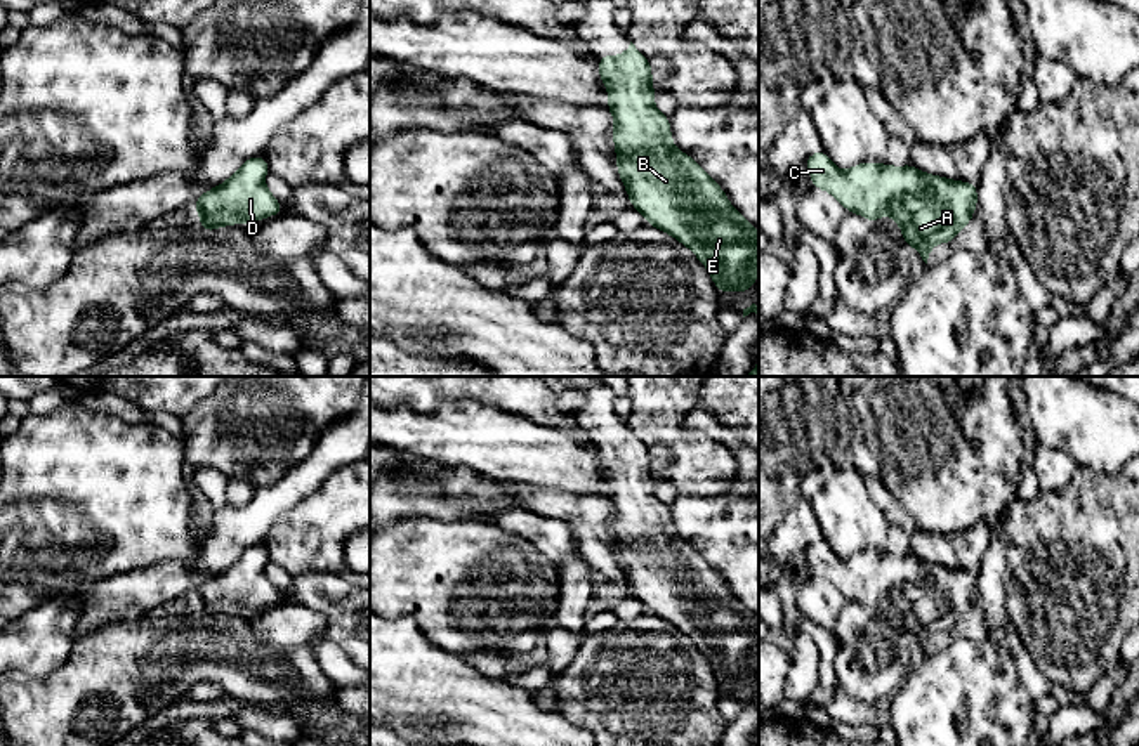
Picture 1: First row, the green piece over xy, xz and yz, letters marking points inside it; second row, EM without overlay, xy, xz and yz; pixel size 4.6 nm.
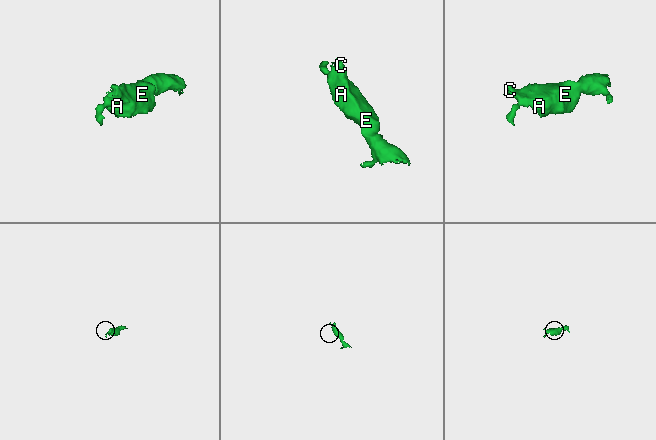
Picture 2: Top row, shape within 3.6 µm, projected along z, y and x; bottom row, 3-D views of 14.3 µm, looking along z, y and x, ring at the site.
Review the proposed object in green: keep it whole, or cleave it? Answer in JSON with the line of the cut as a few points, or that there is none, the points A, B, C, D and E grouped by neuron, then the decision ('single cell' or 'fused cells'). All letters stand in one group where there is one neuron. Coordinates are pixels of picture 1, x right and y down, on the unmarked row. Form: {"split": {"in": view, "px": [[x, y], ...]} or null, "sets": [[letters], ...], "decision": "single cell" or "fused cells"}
{"split": null, "sets": [["A", "B", "C", "D", "E"]], "decision": "single cell"}

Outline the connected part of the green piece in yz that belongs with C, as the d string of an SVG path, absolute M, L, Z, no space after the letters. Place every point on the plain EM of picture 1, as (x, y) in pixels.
M816 540L804 553L813 578L828 579L846 600L873 614L880 604L892 605L903 631L913 635L925 652L934 633L953 633L978 593L978 573L931 564L912 552L891 555L887 550L865 550L839 559L825 540Z

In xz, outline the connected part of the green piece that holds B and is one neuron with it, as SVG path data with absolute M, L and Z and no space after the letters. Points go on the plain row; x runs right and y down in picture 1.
M632 430L620 444L596 446L599 468L608 475L618 566L630 595L642 602L646 612L688 635L710 661L719 682L752 678L759 659L759 619L733 597L724 578L689 543L674 536L670 507L655 496L649 448Z

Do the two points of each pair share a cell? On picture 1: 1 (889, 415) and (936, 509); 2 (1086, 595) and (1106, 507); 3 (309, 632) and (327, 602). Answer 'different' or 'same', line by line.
1: same
2: same
3: different

